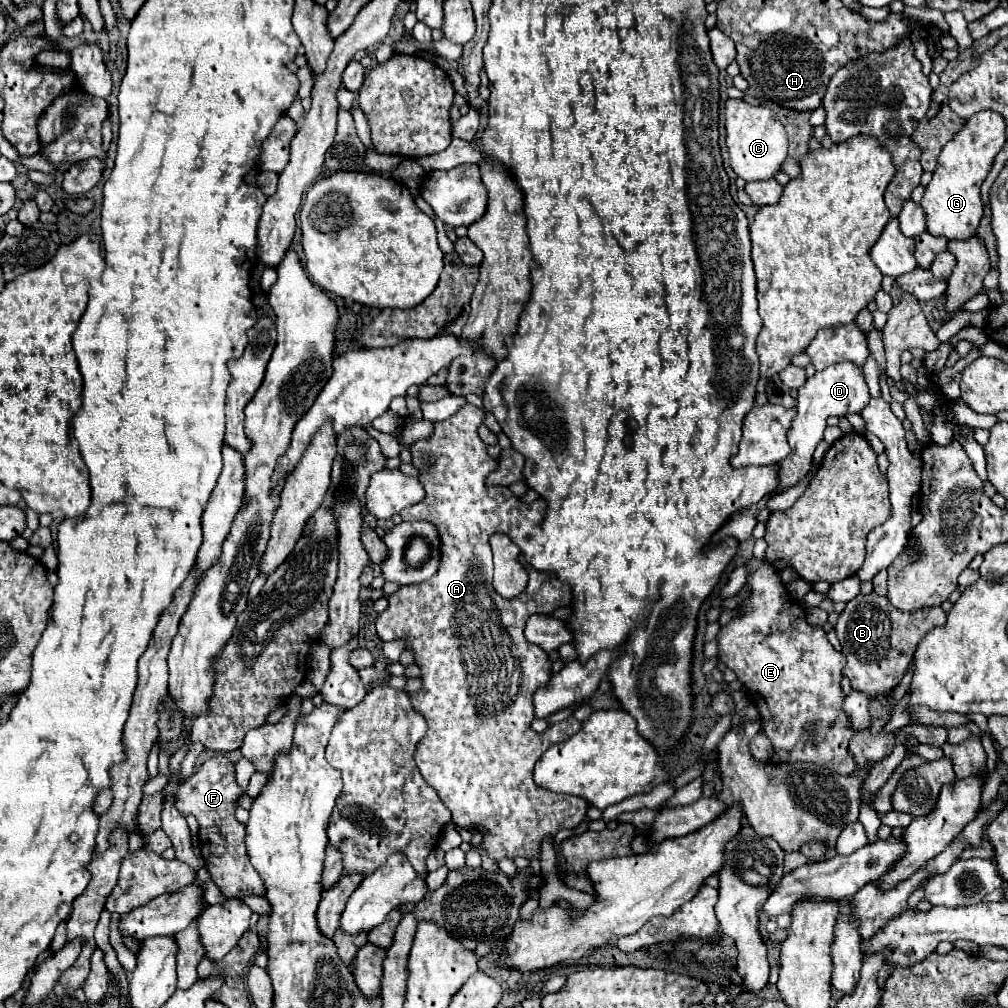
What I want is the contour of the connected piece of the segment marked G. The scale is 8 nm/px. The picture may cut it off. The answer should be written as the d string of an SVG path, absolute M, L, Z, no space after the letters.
M981 111L973 115L965 127L943 147L939 155L939 165L933 173L931 183L921 199L921 205L927 215L927 231L935 237L945 237L949 241L971 239L977 233L977 225L983 215L983 203L979 187L987 177L995 155L1005 145L1005 121L1001 115L991 111Z

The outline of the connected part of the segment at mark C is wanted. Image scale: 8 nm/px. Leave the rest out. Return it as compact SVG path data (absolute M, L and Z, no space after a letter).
M743 99L725 101L725 127L727 127L727 147L733 171L745 181L765 181L773 179L783 161L787 159L787 133L777 115L765 105L749 105Z

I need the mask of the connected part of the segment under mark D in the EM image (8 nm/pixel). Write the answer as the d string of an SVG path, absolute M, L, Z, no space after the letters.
M837 363L833 367L827 367L825 371L817 371L813 377L809 377L805 387L799 389L797 415L795 415L791 431L787 435L791 453L779 463L779 473L777 473L779 485L773 493L783 493L807 477L811 463L813 463L813 451L815 451L817 443L823 439L823 431L827 427L827 417L831 417L831 415L843 417L847 413L859 413L865 407L865 403L869 403L869 399L871 399L871 395L869 395L867 383L863 379L863 371L859 367L853 367L851 363Z

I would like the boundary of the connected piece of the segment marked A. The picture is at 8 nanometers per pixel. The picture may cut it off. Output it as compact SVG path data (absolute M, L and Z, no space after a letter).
M467 403L467 405L461 407L453 417L435 423L435 433L433 433L431 439L421 439L421 441L417 441L417 443L411 447L411 455L413 455L413 461L411 461L411 463L413 463L413 465L419 469L419 473L421 473L419 481L421 481L421 485L425 487L427 497L425 497L421 503L417 503L417 505L413 505L413 507L407 507L407 509L401 511L399 515L401 515L403 521L429 519L429 521L437 527L437 531L441 531L441 543L443 543L443 545L441 545L441 549L443 549L443 551L441 551L441 553L443 553L443 555L441 555L441 567L439 567L437 575L433 575L433 579L427 579L427 581L415 583L415 585L403 585L399 591L391 593L391 595L387 597L389 607L387 607L383 613L379 613L379 617L377 617L377 621L375 621L375 627L377 627L377 635L381 637L381 641L405 639L405 641L407 641L407 647L415 653L415 663L421 667L423 687L421 687L417 693L411 695L411 703L413 703L413 707L425 717L425 721L427 721L427 725L429 725L429 731L427 731L425 739L421 739L421 743L417 745L417 751L415 751L415 761L417 761L417 767L419 767L419 771L421 771L425 783L431 785L431 787L437 791L441 803L451 811L455 825L459 825L461 829L467 829L467 831L475 831L477 827L483 827L483 829L485 829L485 831L481 831L481 833L483 833L483 841L481 841L481 845L477 847L477 851L481 853L481 859L483 859L483 865L481 865L481 867L483 867L485 871L499 871L499 859L503 859L503 857L511 857L511 859L515 859L515 857L527 857L527 859L539 859L539 861L541 861L541 841L553 839L553 837L557 835L557 831L561 831L561 829L575 829L575 827L583 821L583 817L585 817L585 813L587 813L585 809L589 809L589 803L587 803L583 797L545 791L545 789L541 789L541 787L533 781L533 769L535 769L535 763L539 761L539 757L541 757L551 745L563 743L563 741L567 741L569 737L573 737L575 733L579 733L579 731L581 731L581 721L577 721L575 717L569 717L569 719L565 719L565 721L561 721L561 723L555 723L551 729L547 729L547 731L543 731L543 733L537 733L537 731L531 729L531 721L533 721L533 717L535 717L535 713L533 713L533 695L535 695L535 691L537 691L539 687L545 687L545 685L549 683L549 679L551 679L553 673L551 673L551 659L549 659L549 655L547 655L539 645L529 643L529 641L525 639L525 635L523 635L523 629L525 629L527 619L529 619L531 615L535 615L535 613L553 613L553 611L559 609L559 607L569 607L569 605L573 603L573 595L571 595L571 587L569 587L567 583L563 583L555 573L537 571L537 569L533 569L533 567L529 569L529 585L527 585L527 589L525 589L521 595L517 595L517 597L513 597L513 599L503 599L503 597L499 597L499 595L493 591L493 587L491 587L493 561L491 561L489 537L495 535L495 533L505 533L505 535L509 535L511 541L517 541L517 543L529 539L531 531L533 531L535 527L539 527L539 525L543 523L543 519L545 519L547 501L545 501L545 499L539 499L539 507L535 507L535 505L523 503L523 501L521 501L517 495L513 495L511 489L505 487L505 485L495 485L495 489L487 489L485 481L487 481L487 477L489 477L493 471L497 471L499 463L497 463L493 457L489 457L487 445L481 441L481 437L479 437L479 433L477 433L477 429L479 429L479 425L483 423L483 419L485 419L485 411L483 411L481 407L475 407L475 405Z

